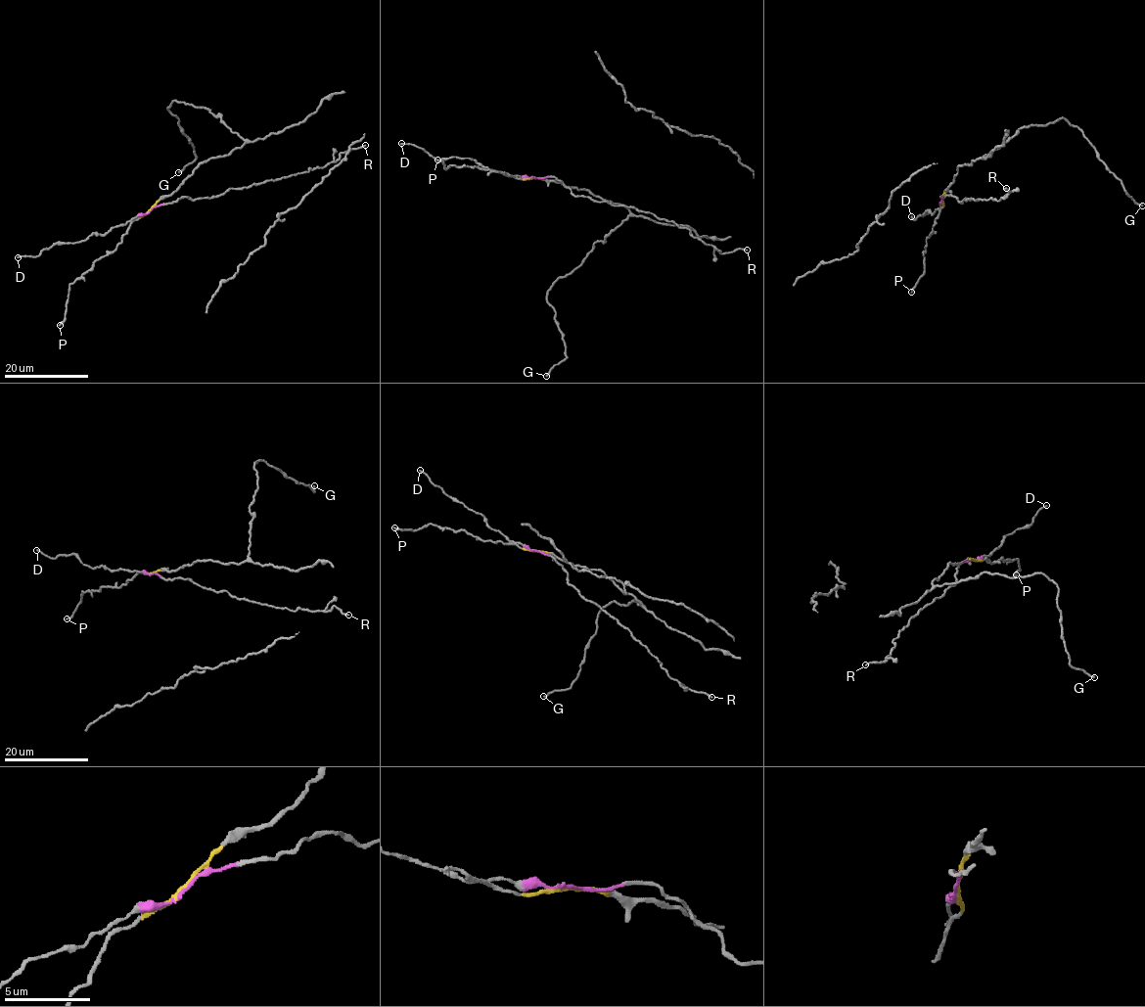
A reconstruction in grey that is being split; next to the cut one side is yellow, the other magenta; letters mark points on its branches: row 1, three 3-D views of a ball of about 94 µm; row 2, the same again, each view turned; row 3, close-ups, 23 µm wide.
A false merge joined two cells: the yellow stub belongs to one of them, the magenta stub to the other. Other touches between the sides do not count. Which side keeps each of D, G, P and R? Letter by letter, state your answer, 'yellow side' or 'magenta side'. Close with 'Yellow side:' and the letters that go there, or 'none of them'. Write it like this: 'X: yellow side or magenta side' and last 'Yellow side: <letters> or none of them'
D: magenta side
G: yellow side
P: yellow side
R: magenta side
Yellow side: G, P

